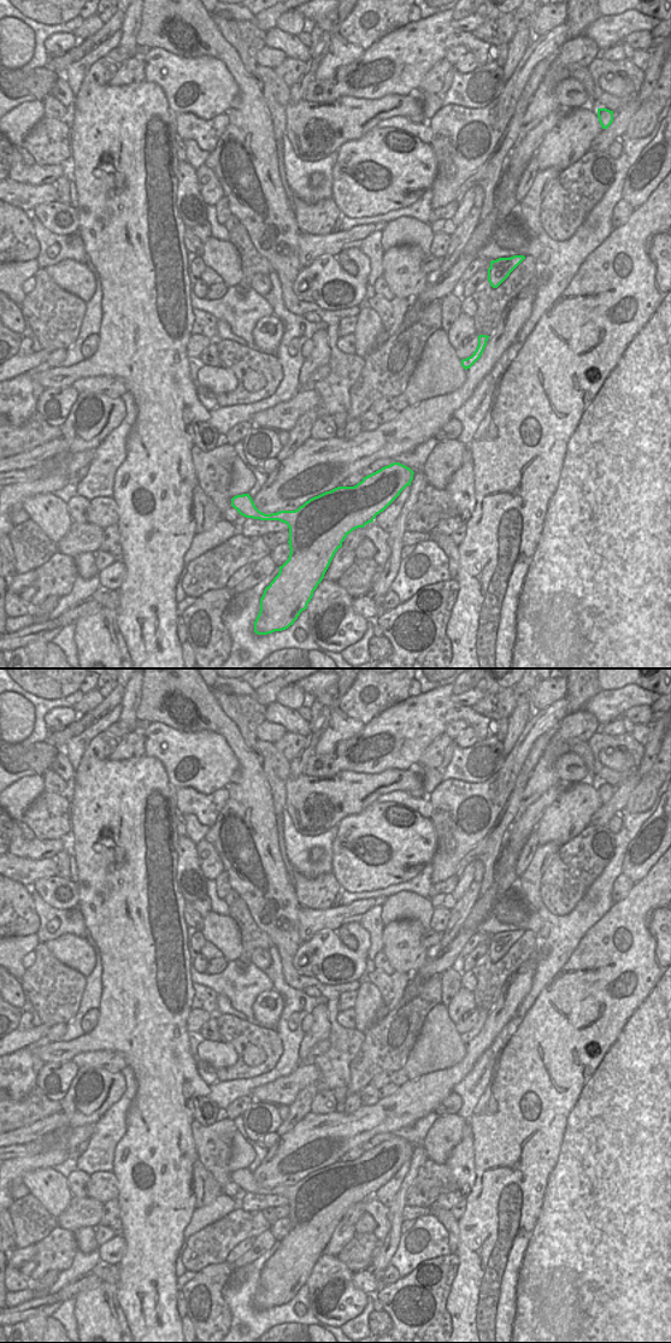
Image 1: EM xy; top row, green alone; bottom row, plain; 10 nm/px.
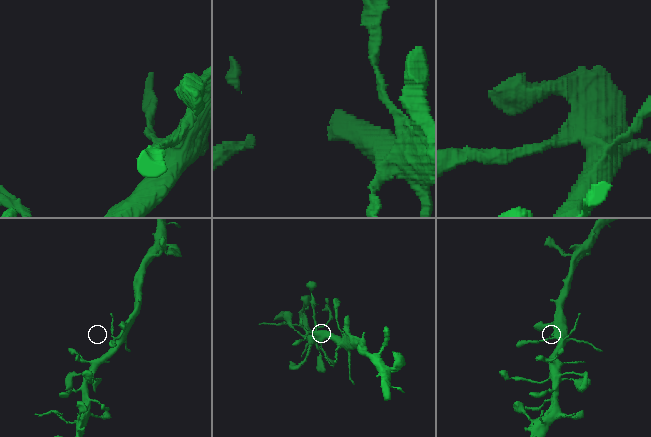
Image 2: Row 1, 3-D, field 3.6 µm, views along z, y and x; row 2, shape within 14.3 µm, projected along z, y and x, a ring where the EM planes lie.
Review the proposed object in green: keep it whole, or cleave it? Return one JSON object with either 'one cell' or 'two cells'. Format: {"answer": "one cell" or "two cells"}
{"answer": "one cell"}

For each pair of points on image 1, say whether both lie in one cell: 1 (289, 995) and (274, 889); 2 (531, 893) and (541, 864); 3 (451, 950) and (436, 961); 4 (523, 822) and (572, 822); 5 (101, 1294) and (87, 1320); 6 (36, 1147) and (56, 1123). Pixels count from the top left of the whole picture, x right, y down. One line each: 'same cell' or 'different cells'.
1: different cells
2: same cell
3: same cell
4: different cells
5: same cell
6: different cells

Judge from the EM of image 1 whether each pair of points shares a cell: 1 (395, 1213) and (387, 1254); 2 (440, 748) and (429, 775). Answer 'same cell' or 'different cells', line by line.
1: same cell
2: same cell

